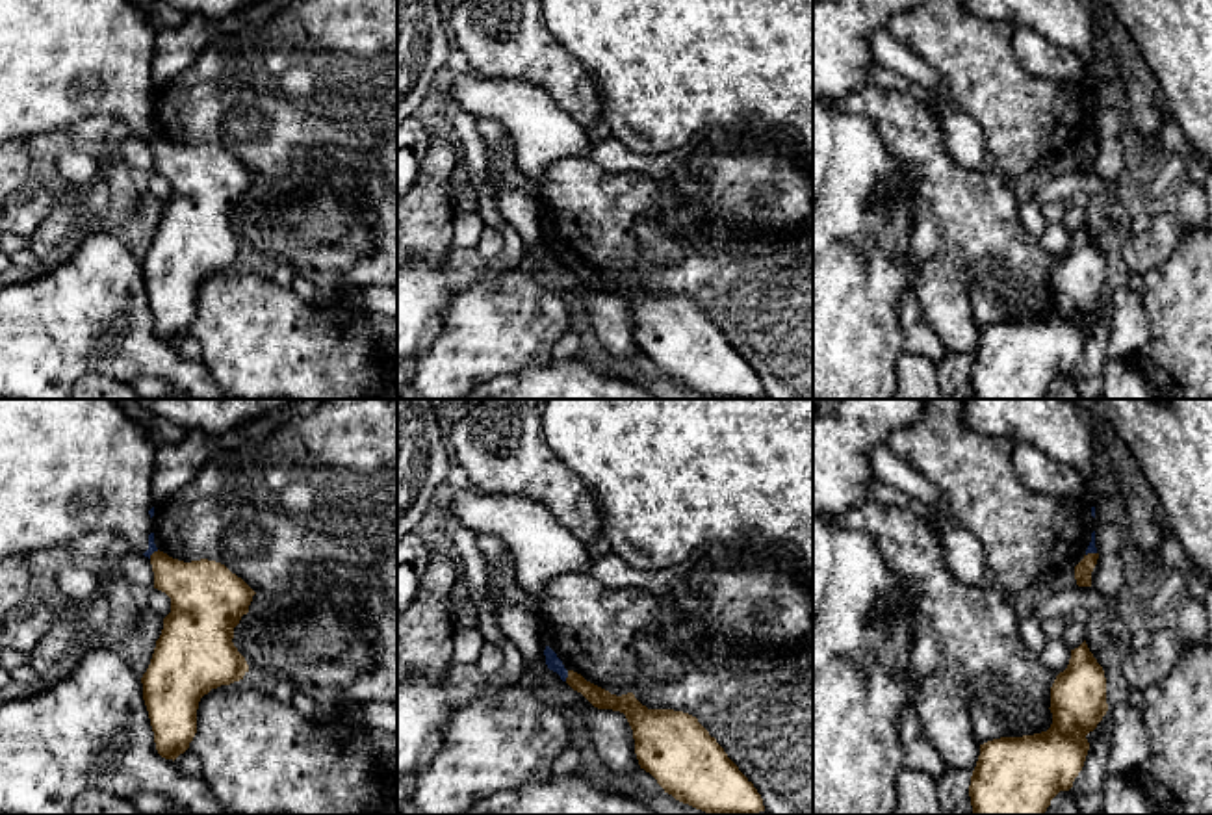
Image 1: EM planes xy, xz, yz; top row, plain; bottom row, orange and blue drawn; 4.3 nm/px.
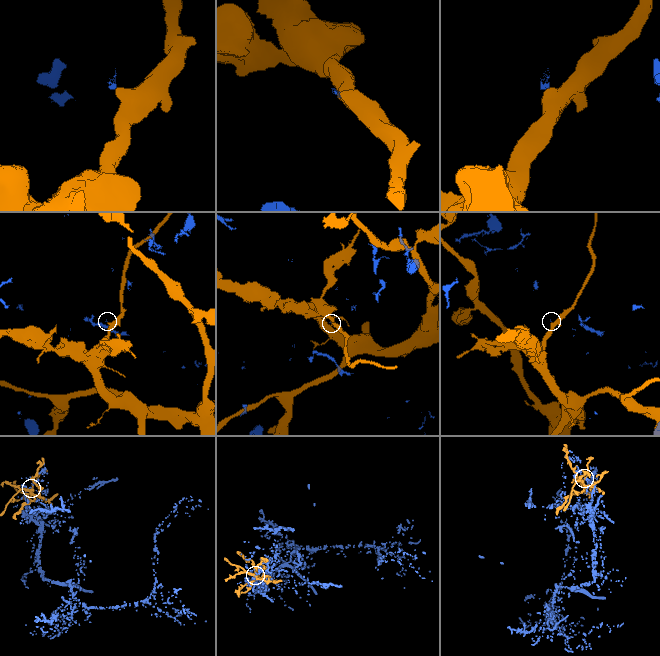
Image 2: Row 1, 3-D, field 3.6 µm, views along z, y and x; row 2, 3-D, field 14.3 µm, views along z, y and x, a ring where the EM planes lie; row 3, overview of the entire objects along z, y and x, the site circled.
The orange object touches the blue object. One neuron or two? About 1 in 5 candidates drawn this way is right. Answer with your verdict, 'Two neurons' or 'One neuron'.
Two neurons

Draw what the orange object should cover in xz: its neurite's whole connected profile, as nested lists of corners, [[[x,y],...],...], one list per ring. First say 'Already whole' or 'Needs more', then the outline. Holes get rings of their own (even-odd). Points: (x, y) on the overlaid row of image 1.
Already whole. [[[568,670],[566,683],[594,707],[625,715],[640,769],[676,800],[705,813],[765,811],[754,783],[696,717],[674,709],[648,709],[633,692],[611,694],[574,670]]]

